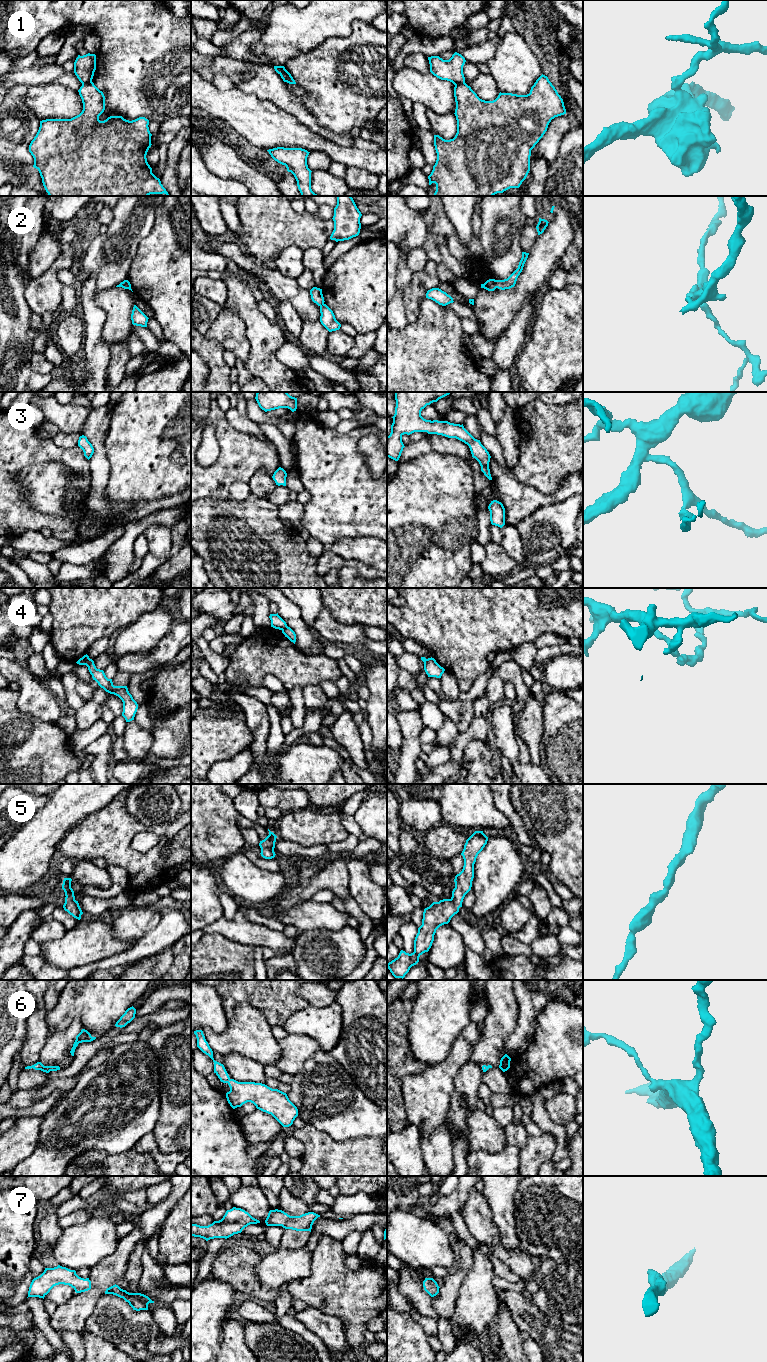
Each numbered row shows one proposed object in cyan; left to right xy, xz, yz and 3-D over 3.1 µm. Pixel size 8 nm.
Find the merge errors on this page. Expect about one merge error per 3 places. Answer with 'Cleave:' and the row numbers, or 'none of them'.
Cleave: 1, 2, 4

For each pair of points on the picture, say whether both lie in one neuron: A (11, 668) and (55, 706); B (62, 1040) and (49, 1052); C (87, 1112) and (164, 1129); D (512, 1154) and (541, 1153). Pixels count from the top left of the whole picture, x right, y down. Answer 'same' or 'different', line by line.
A: same
B: same
C: different
D: different

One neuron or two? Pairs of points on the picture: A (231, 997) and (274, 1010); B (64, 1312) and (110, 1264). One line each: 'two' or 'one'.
A: one
B: one

